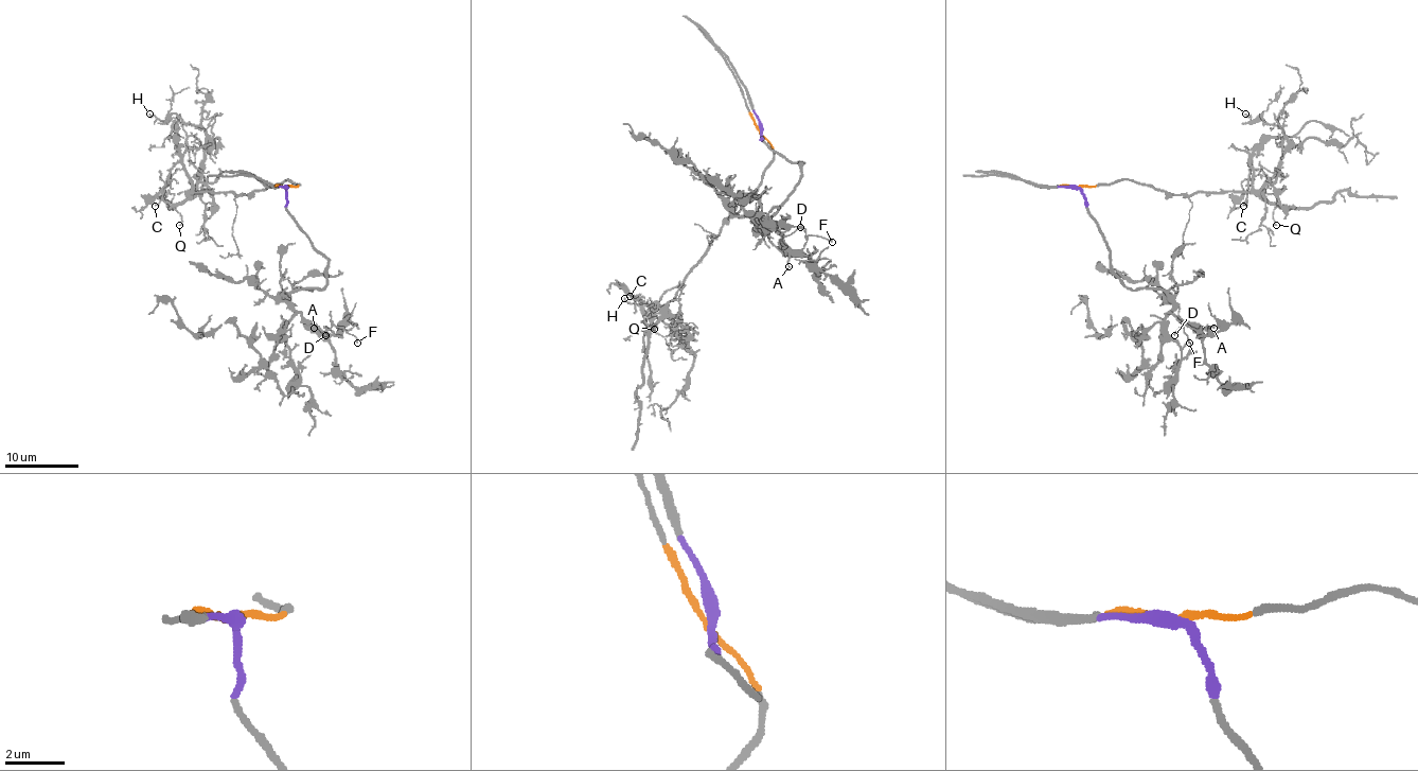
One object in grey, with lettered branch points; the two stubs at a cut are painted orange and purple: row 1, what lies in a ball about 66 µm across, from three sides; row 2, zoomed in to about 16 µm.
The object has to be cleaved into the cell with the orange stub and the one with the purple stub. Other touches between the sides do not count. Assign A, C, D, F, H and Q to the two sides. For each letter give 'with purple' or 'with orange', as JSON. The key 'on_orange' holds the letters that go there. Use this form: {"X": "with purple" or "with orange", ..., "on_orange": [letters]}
{"A": "with purple", "C": "with orange", "D": "with purple", "F": "with purple", "H": "with orange", "Q": "with orange", "on_orange": ["C", "H", "Q"]}

